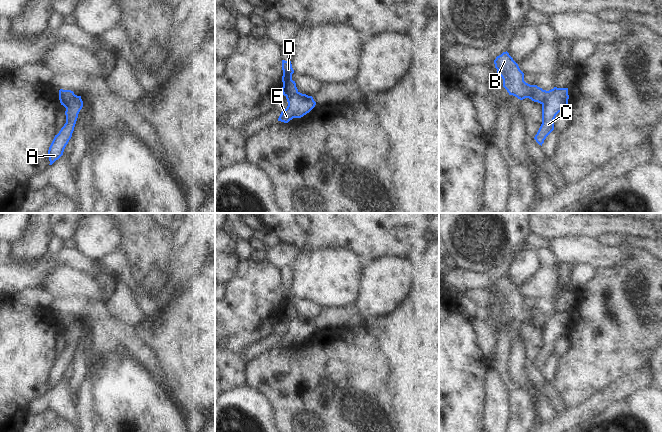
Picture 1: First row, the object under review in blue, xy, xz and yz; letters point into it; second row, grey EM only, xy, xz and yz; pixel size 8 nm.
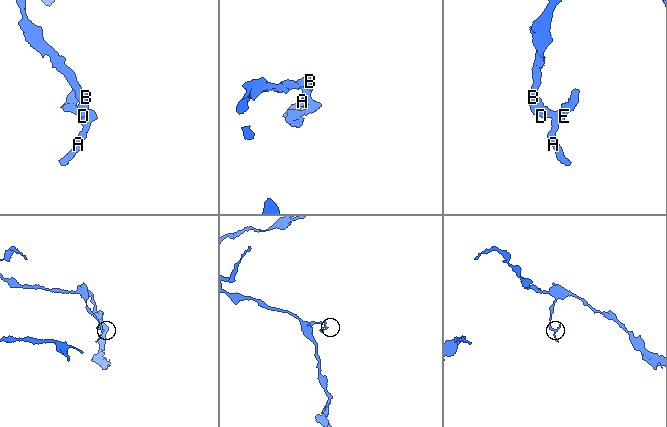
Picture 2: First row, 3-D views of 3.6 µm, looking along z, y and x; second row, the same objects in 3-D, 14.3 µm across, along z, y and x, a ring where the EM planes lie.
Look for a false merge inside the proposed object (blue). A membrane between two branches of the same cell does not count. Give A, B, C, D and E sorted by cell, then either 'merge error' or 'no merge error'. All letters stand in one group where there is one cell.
groups A C E / B D; merge error

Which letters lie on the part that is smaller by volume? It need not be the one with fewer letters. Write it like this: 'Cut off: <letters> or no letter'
Cut off: A, C, E

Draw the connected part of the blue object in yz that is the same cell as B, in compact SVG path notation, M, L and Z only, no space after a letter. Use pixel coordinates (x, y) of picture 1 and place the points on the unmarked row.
M503 276L494 284L497 297L503 303L503 311L509 319L513 319L520 324L529 322L534 326L543 327L548 315L537 309L530 309L524 305L524 297L509 277Z

